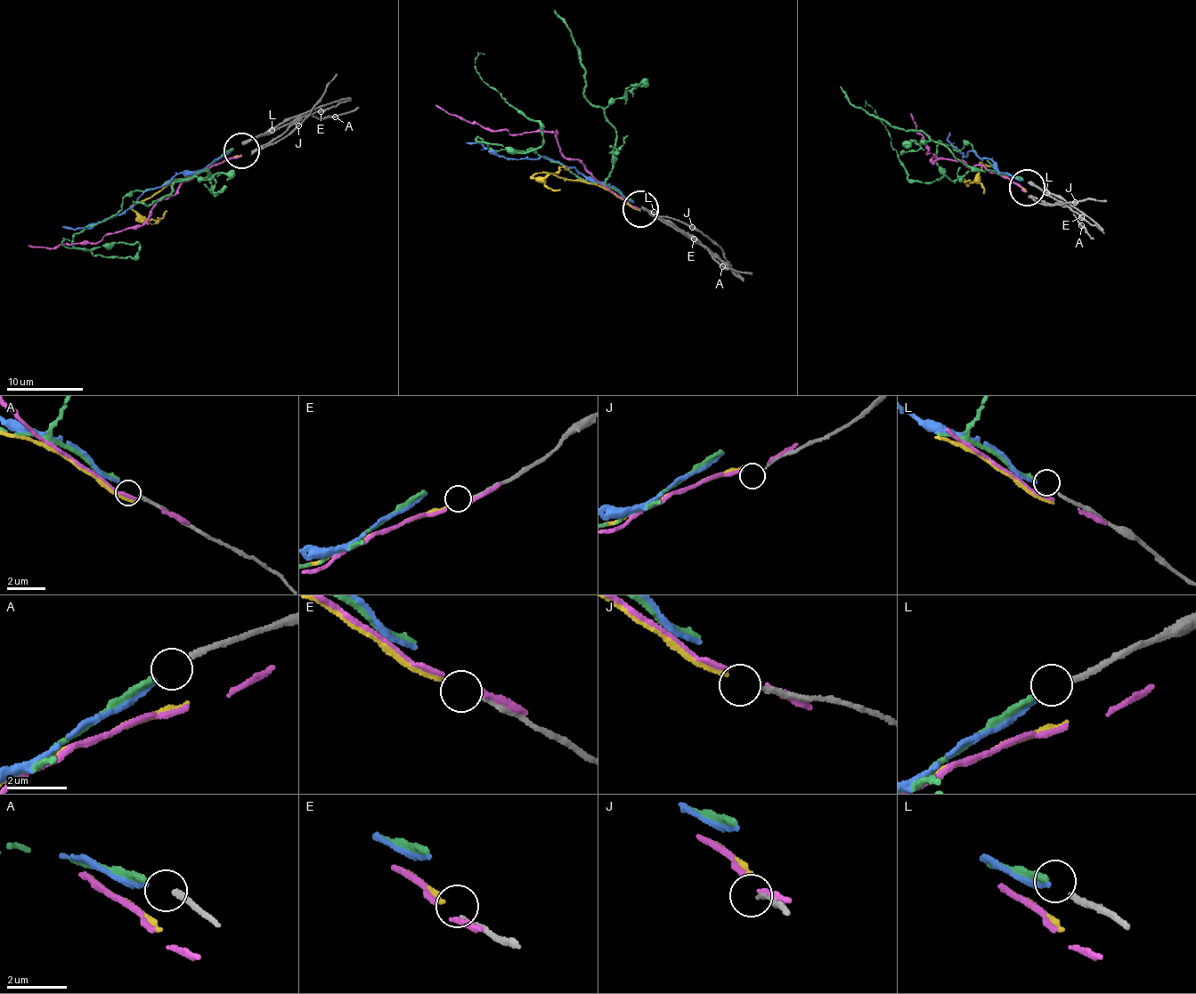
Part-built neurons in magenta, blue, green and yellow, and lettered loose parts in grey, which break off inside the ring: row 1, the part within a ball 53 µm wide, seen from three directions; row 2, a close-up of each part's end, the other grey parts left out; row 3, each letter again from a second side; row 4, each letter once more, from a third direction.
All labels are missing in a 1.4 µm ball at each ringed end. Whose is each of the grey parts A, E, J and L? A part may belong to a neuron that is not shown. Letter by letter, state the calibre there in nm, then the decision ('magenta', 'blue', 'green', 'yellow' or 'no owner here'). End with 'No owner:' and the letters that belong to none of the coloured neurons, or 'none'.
A: 170 nm | blue
E: 180 nm | yellow
J: 140 nm | no owner here
L: 180 nm | green
No owner: J

